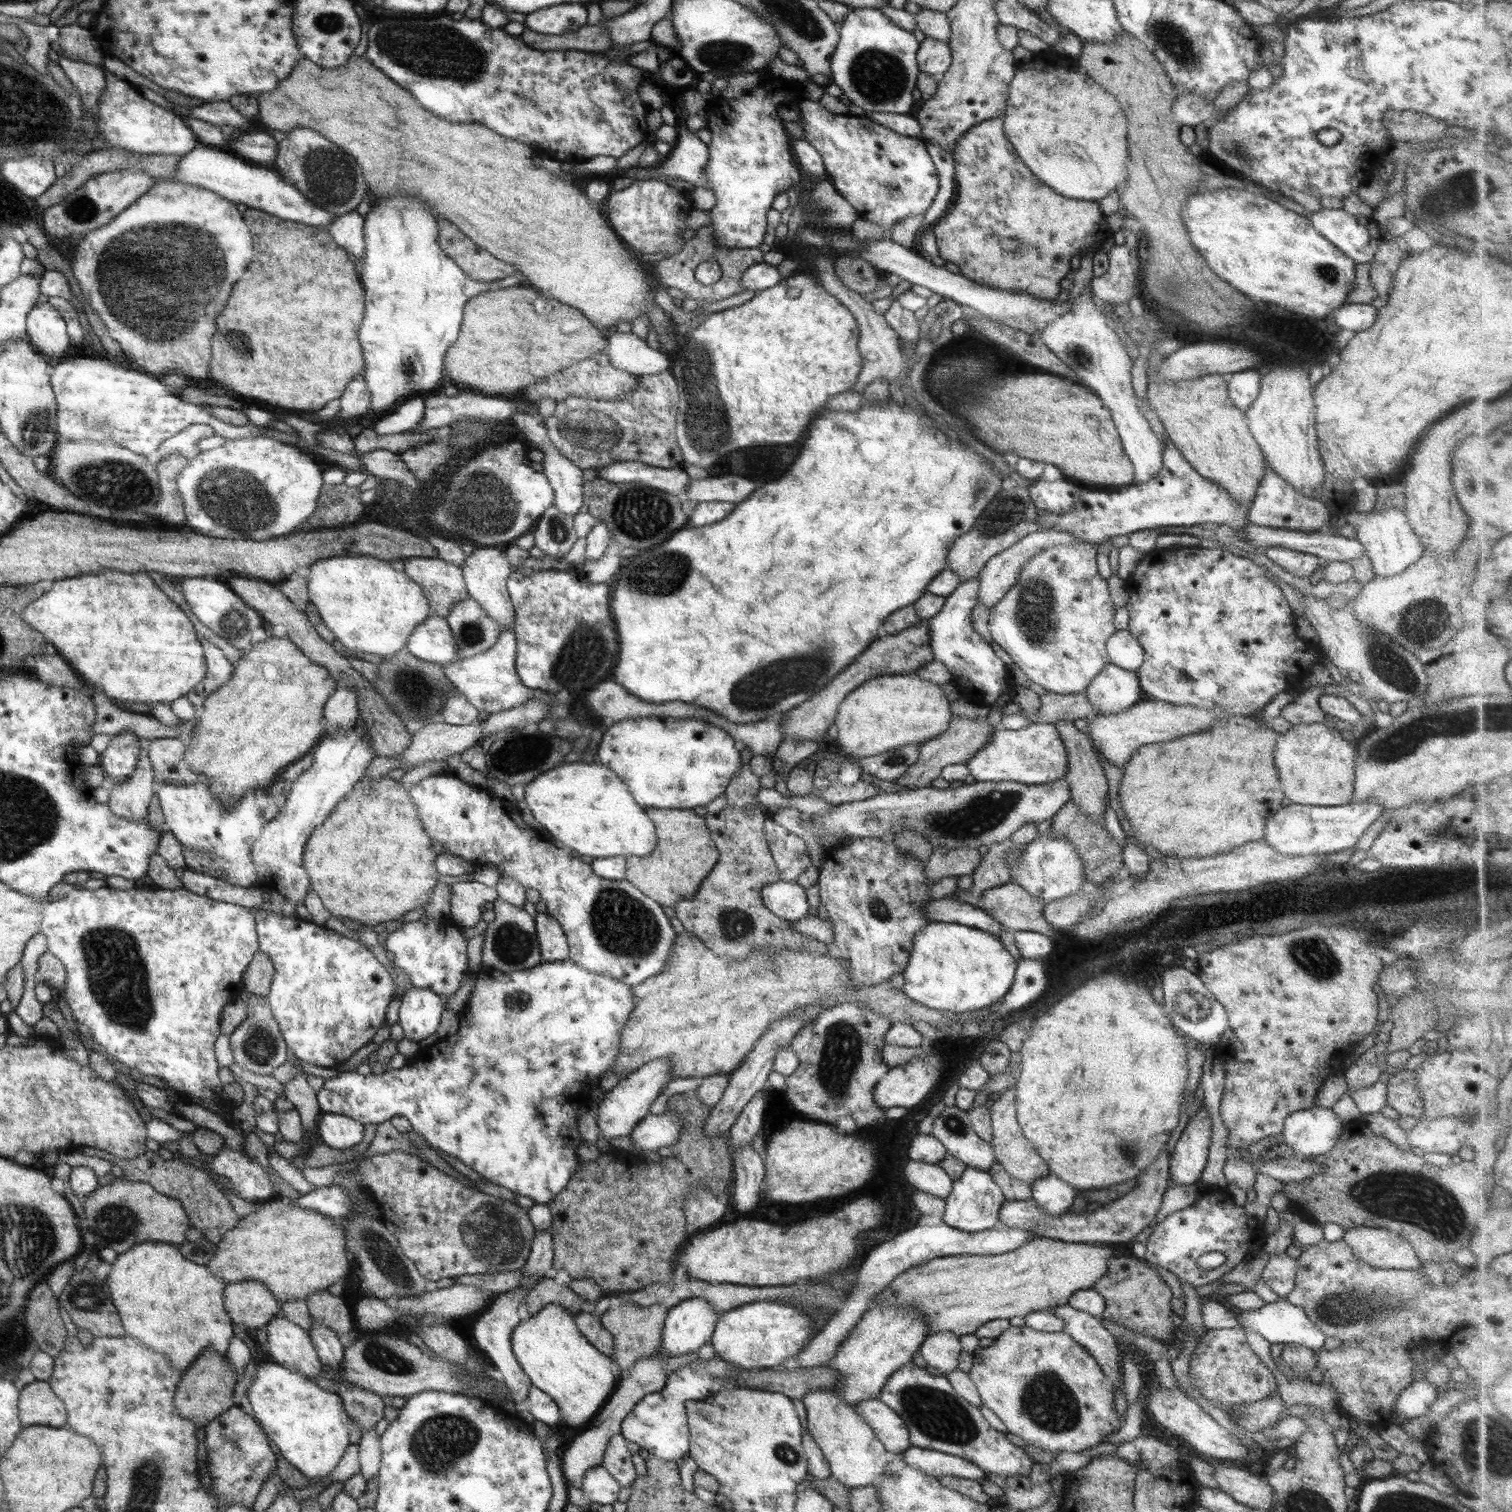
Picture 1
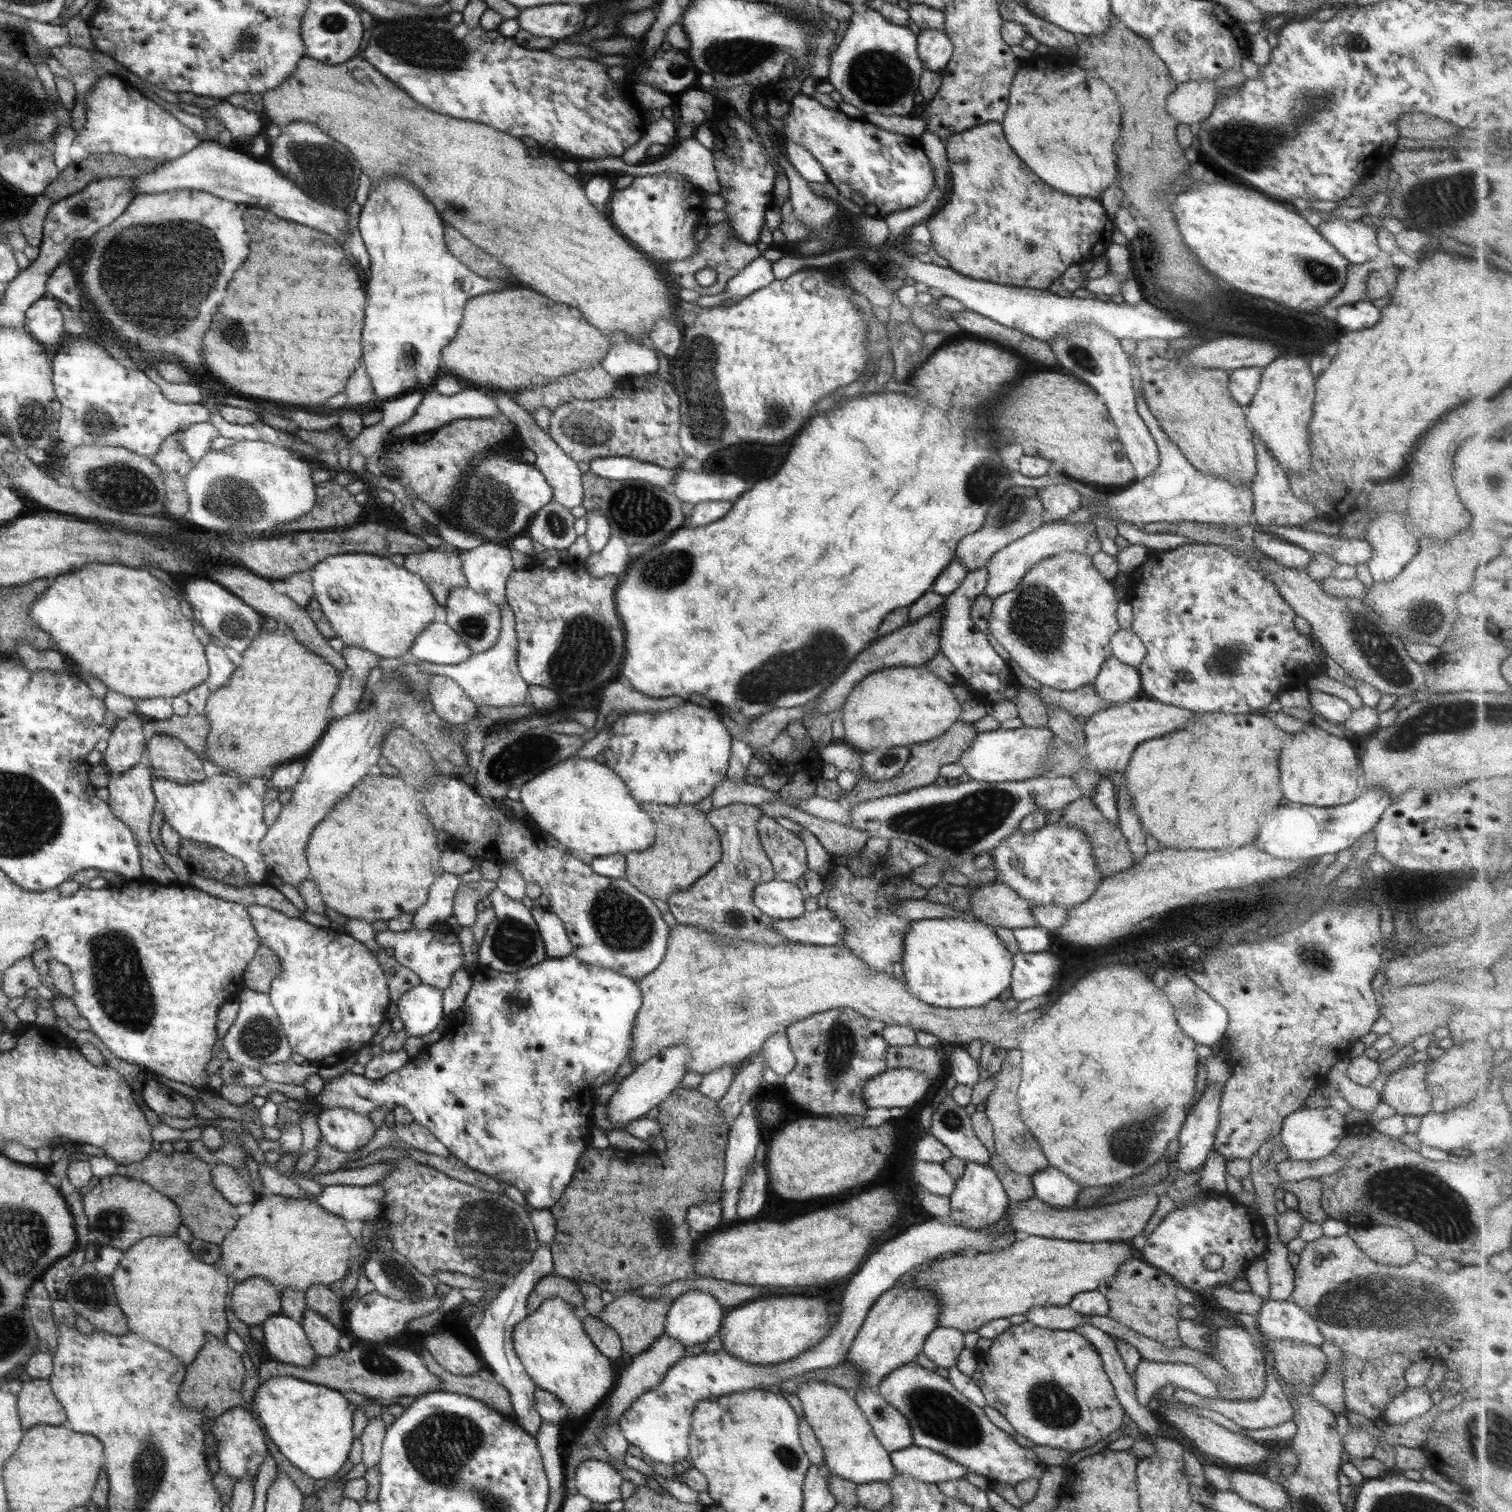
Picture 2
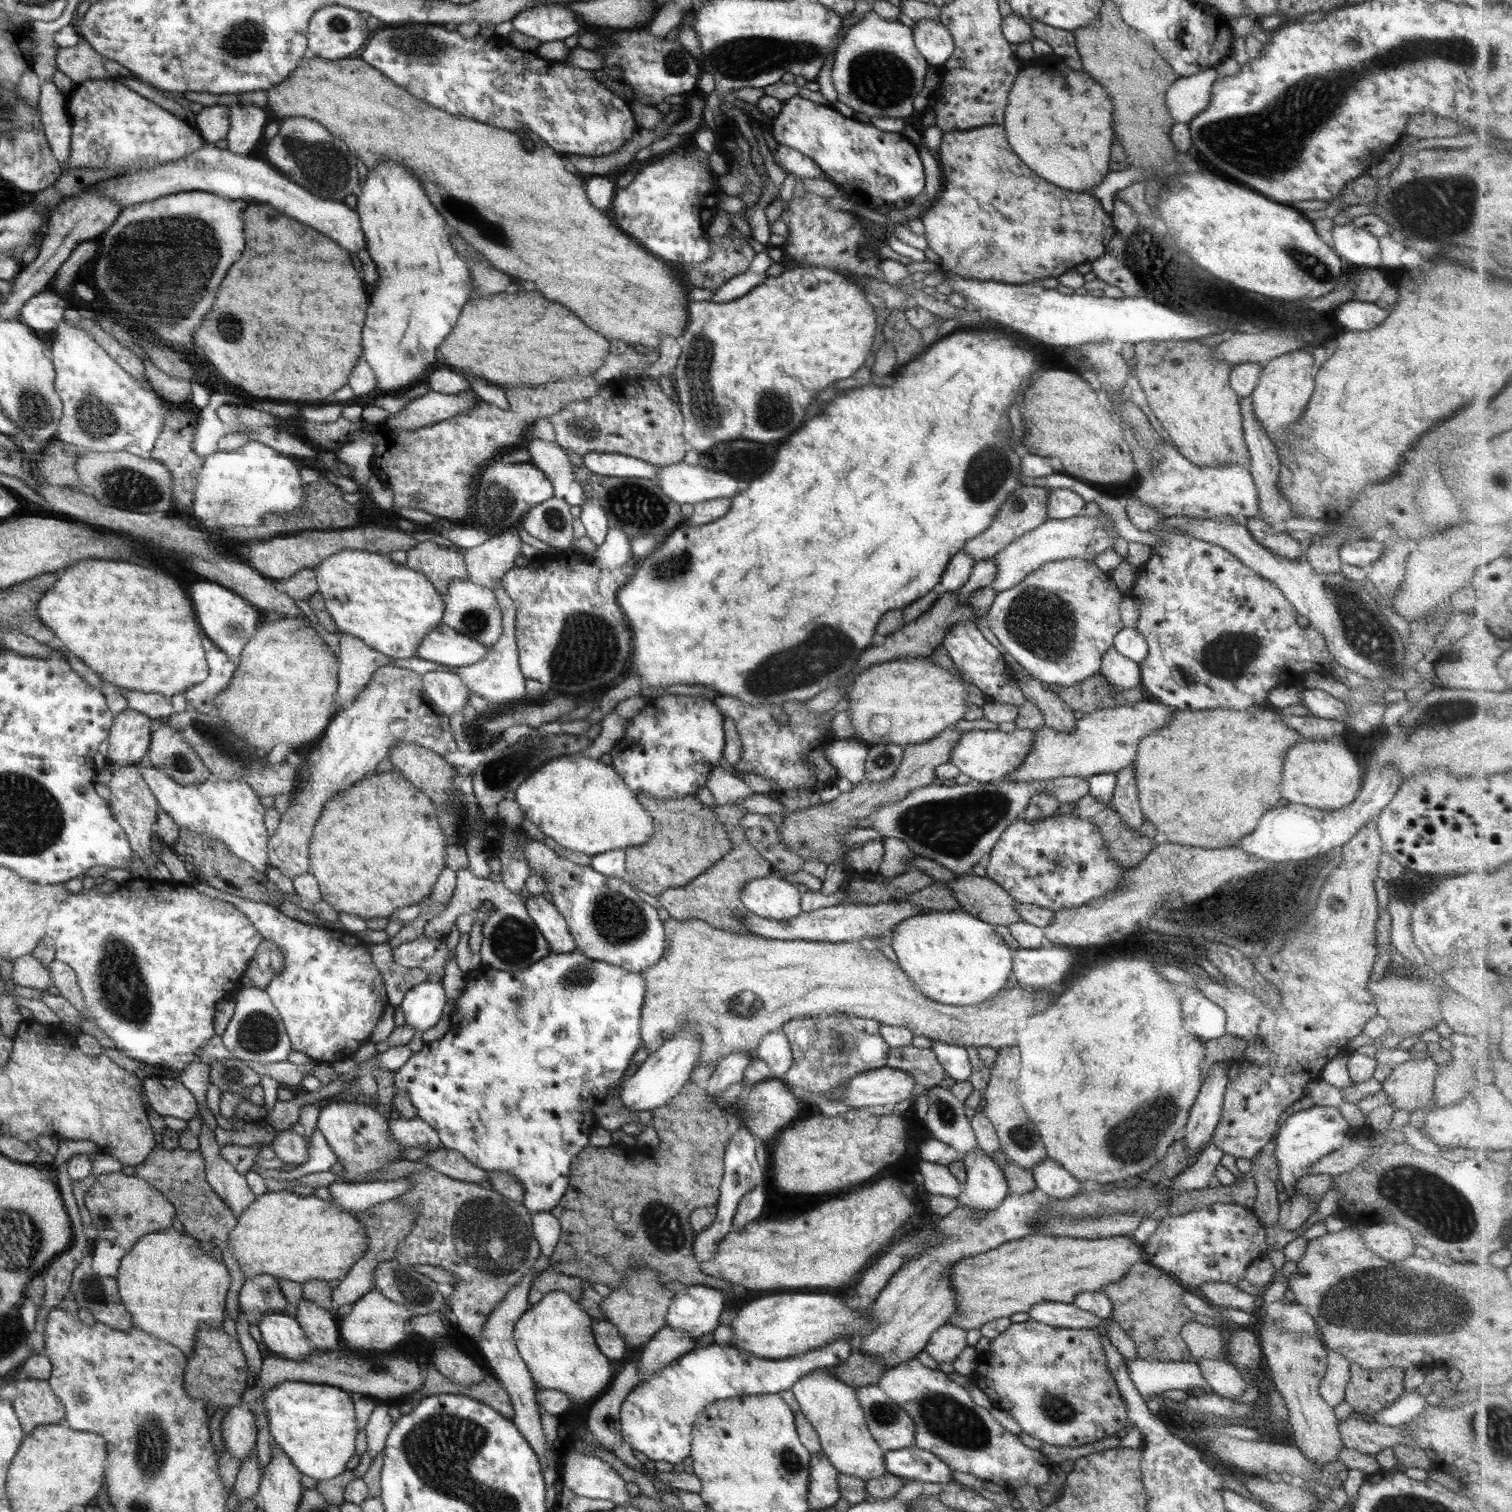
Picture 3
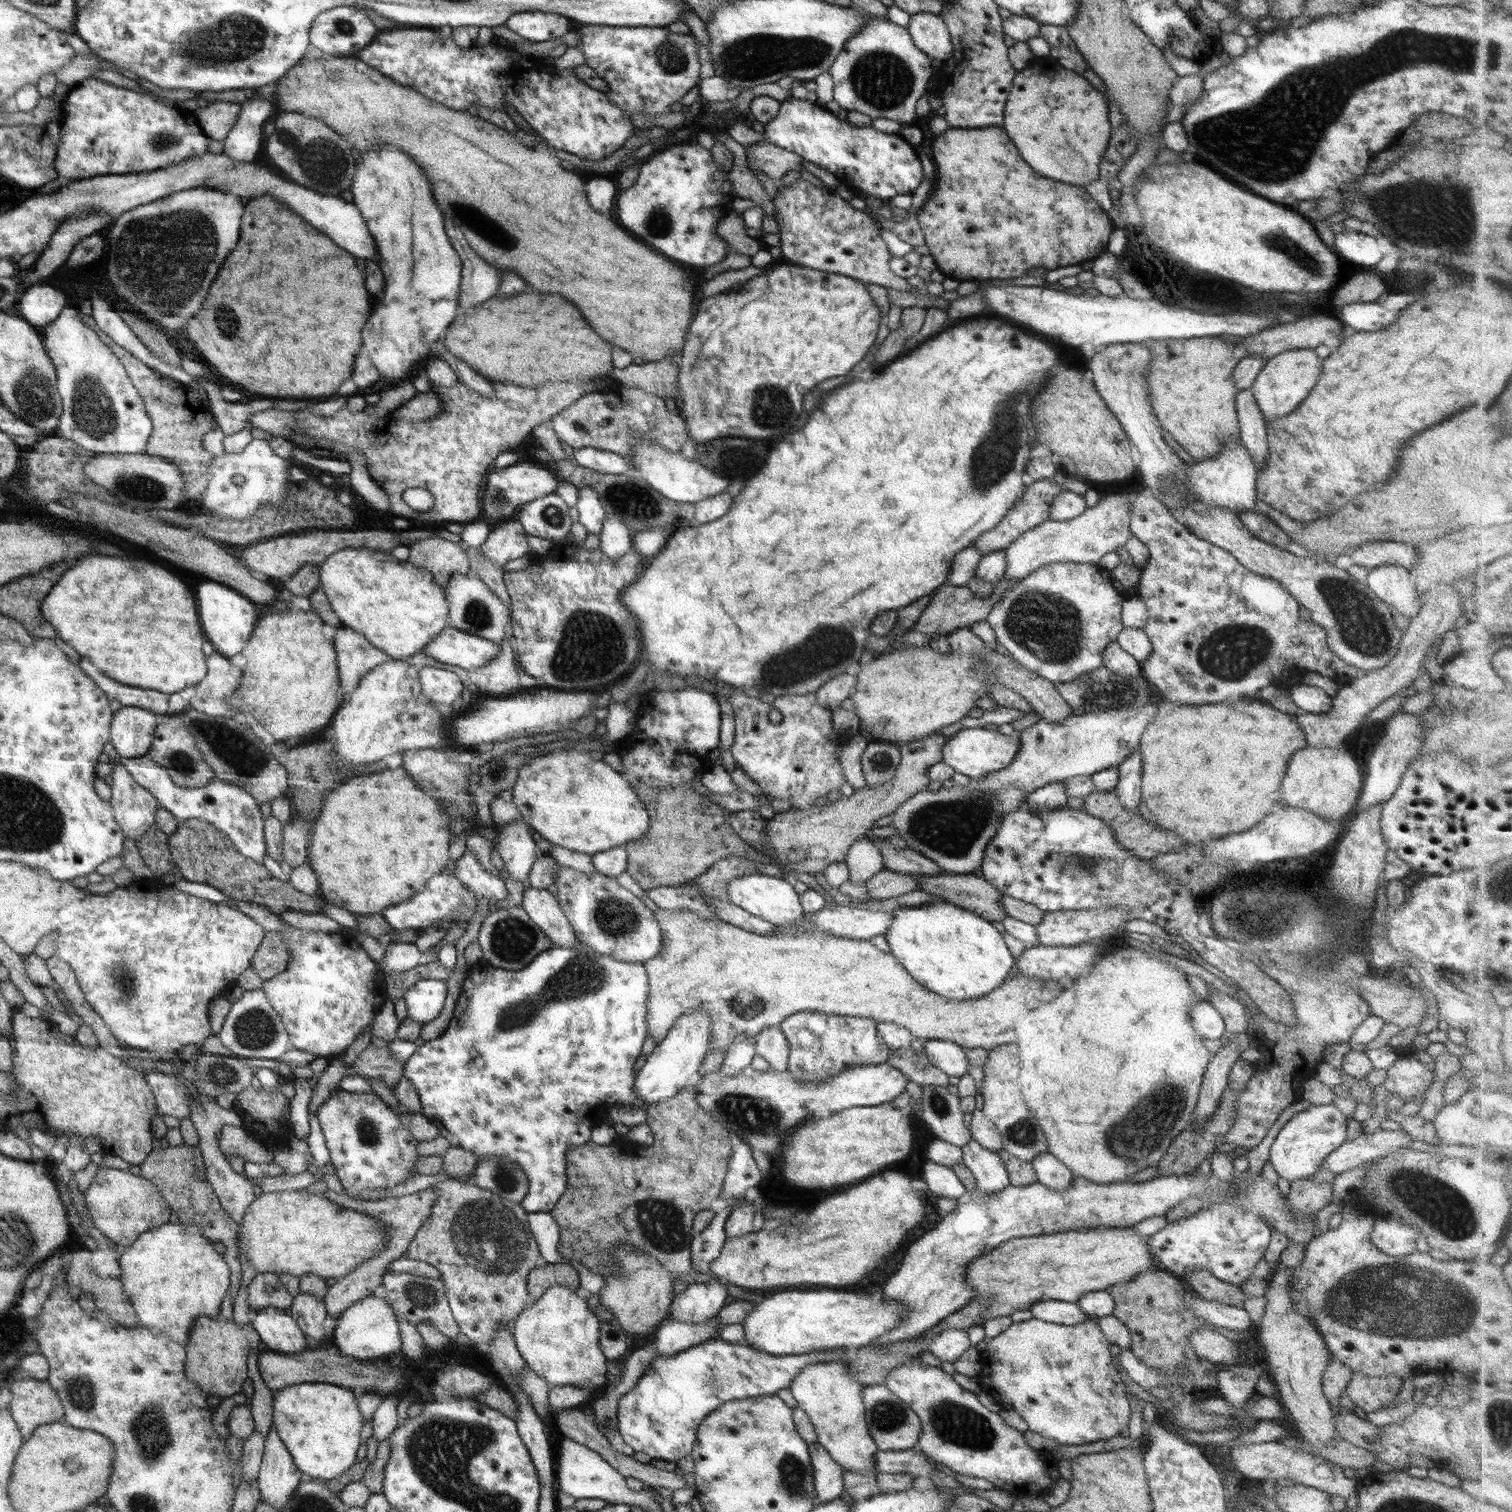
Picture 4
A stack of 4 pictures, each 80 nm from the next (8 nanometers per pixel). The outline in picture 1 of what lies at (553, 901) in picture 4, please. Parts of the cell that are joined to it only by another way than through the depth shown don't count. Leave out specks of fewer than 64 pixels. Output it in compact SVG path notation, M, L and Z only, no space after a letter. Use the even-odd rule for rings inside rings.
M536 914L535 931L537 932L540 956L543 962L565 961L569 959L569 940L560 922L548 914Z

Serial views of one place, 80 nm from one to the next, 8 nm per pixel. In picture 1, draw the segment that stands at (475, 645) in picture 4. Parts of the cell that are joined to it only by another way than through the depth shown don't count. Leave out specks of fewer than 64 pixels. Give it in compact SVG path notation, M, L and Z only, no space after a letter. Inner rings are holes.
M429 617L410 635L406 650L420 660L436 664L453 663L459 658L456 634L444 617Z

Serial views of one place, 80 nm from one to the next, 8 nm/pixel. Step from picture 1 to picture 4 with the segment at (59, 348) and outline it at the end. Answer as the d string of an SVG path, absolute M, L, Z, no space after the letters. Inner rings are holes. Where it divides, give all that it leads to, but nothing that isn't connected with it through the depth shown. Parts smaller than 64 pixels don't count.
M45 282L31 286L18 296L20 316L35 327L44 328L58 318L68 302L67 295Z

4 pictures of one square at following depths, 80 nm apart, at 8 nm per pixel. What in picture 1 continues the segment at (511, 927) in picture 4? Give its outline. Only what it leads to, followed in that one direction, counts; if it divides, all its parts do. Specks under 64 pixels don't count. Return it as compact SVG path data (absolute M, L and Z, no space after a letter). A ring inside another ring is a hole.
M500 898L493 903L496 919L488 923L487 929L484 931L485 943L482 948L482 964L502 972L514 972L542 963L534 918L523 908L516 908Z

